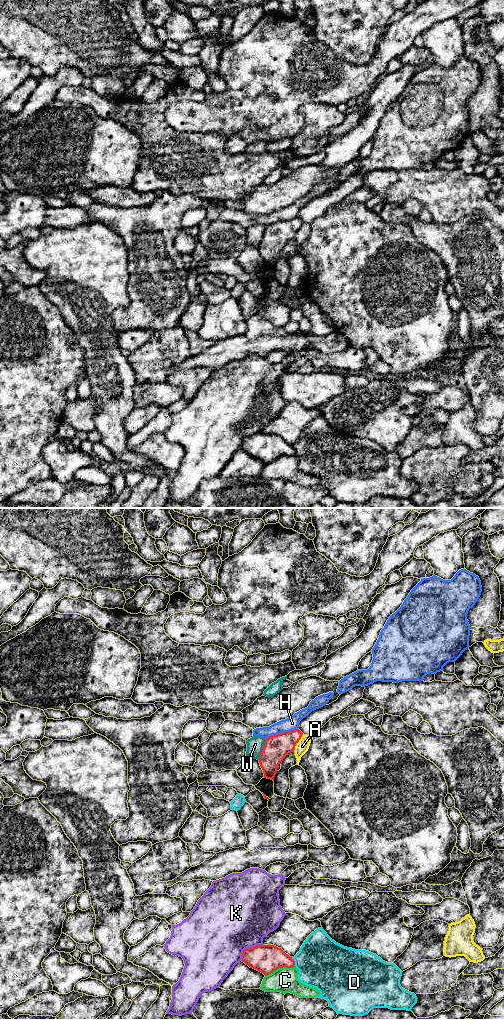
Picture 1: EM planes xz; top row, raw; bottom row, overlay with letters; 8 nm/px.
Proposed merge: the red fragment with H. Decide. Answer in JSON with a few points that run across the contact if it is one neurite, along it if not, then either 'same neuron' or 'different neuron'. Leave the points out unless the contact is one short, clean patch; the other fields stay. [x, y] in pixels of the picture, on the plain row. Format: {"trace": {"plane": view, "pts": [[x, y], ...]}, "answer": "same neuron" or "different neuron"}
{"trace": {"plane": "xz", "pts": [[297, 216], [271, 223], [266, 227]]}, "answer": "different neuron"}

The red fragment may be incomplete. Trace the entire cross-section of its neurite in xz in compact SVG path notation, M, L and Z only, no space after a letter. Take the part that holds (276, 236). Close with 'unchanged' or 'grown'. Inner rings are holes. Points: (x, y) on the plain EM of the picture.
M299 217L290 220L280 221L265 228L259 251L264 261L264 266L274 269L277 255L283 247L291 240L294 240L296 232L303 221Z; unchanged

